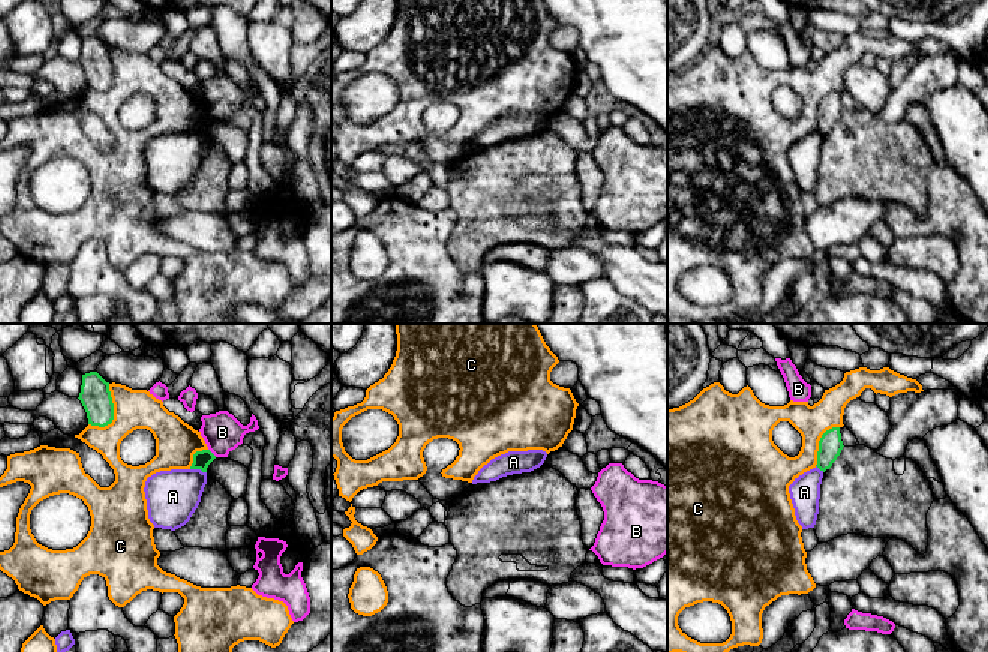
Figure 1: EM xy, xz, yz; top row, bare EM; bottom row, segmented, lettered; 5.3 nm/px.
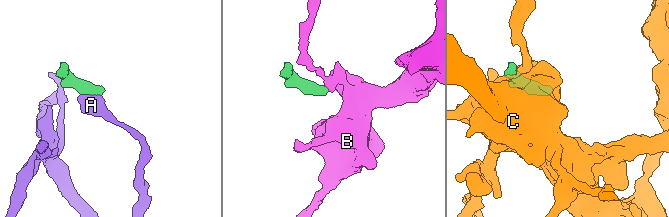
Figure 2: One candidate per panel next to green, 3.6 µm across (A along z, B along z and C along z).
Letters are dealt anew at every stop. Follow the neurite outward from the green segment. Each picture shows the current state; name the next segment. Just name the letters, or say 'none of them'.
none of them

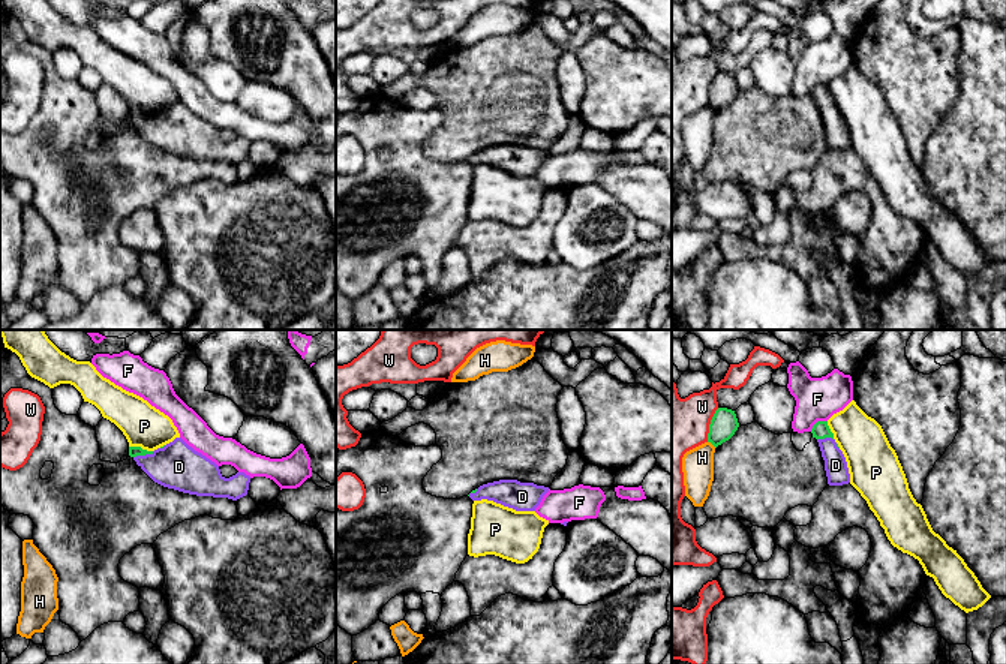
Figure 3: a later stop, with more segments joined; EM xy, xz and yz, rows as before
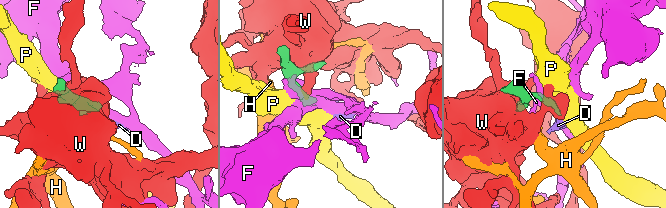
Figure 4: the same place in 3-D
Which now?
D

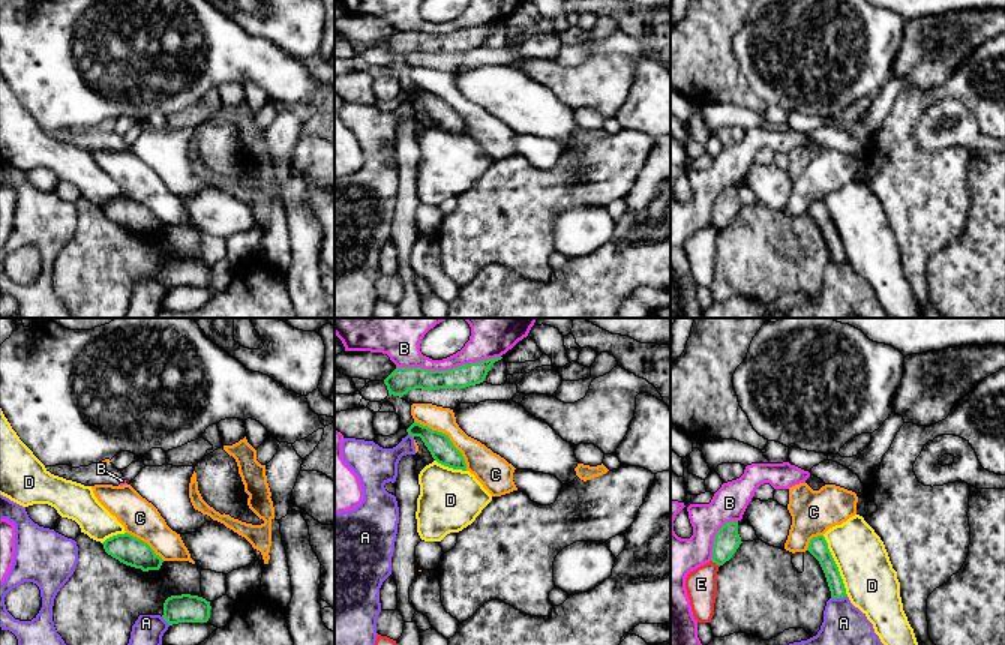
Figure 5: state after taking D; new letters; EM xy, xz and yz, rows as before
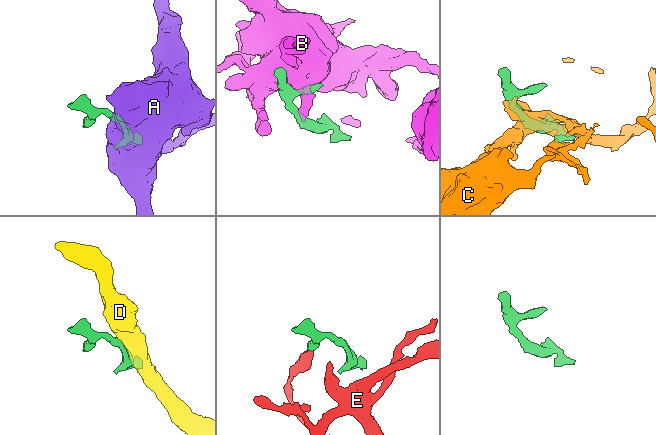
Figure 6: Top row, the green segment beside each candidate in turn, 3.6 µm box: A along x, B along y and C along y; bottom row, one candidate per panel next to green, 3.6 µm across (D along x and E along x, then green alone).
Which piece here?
none of them

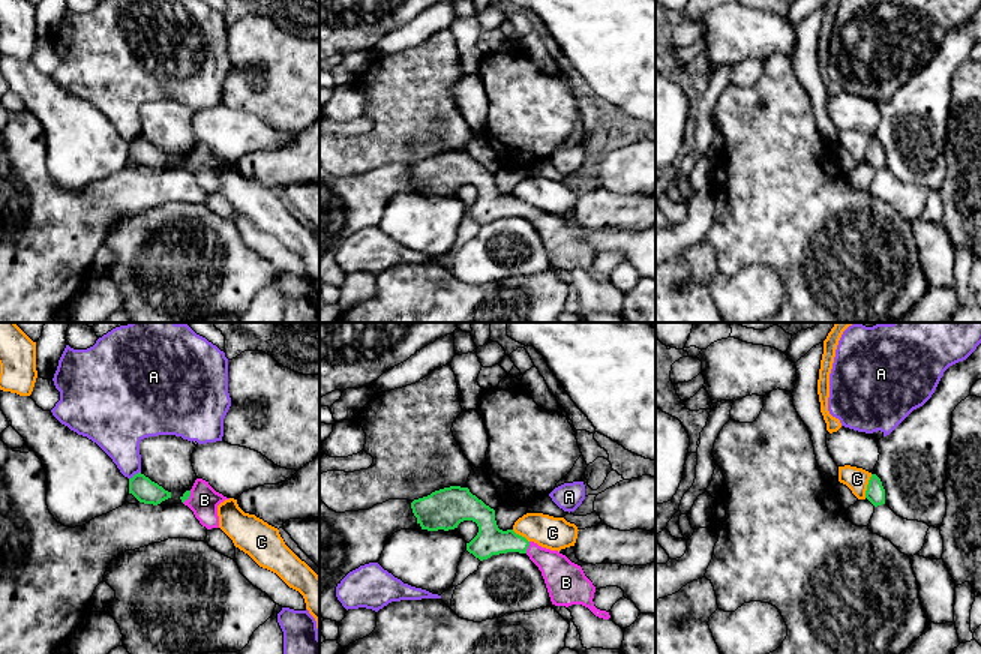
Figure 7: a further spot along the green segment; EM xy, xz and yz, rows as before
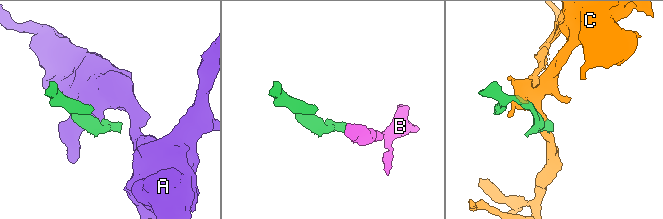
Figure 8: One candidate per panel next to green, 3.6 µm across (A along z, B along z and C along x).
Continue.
B

